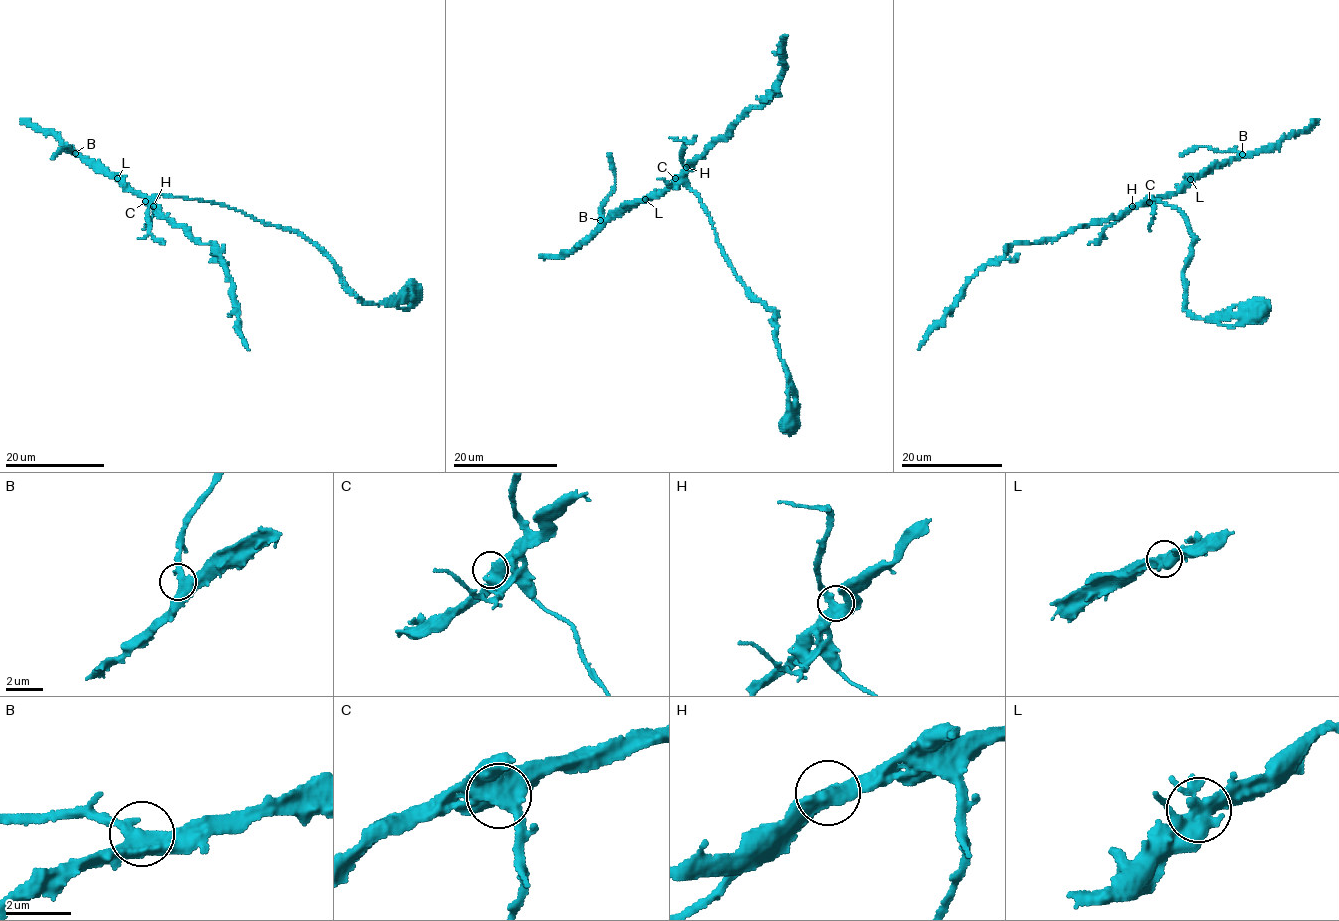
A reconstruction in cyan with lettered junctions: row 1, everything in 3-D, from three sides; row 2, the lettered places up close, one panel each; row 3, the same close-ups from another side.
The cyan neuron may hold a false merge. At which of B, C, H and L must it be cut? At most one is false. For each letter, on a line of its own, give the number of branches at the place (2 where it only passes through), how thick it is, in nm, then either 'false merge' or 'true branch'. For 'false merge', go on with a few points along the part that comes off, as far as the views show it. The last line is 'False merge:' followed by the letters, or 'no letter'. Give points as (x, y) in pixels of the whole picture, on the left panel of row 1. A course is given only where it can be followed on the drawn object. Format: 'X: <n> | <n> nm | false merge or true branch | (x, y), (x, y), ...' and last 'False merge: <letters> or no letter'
B: 2 | 440 nm | true branch
C: 3 | 440 nm | true branch
H: 3 | 320 nm | true branch
L: 3 | 440 nm | true branch
False merge: no letter

